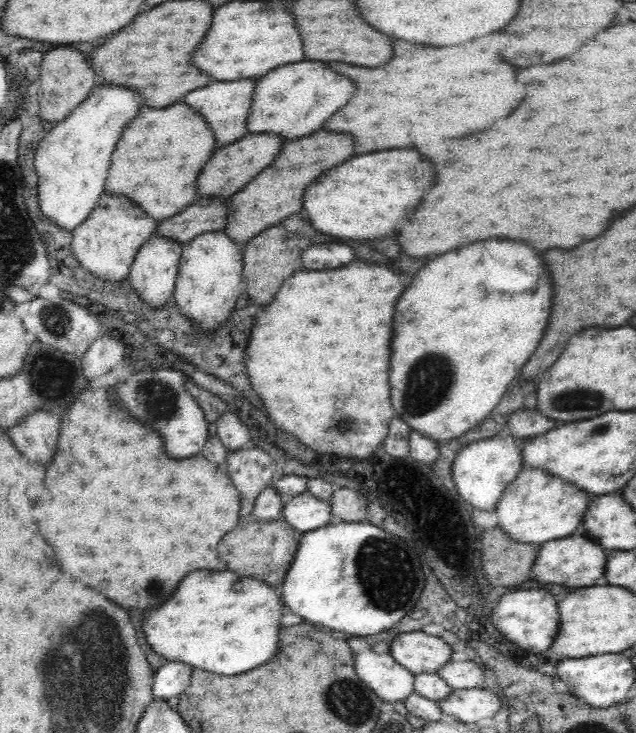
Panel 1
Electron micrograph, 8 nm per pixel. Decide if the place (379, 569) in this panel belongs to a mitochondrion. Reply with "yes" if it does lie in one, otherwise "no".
yes

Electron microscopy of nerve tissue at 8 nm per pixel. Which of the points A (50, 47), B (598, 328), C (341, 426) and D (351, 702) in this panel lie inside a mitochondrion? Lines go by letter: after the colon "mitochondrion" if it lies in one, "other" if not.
A: other
B: other
C: mitochondrion
D: mitochondrion

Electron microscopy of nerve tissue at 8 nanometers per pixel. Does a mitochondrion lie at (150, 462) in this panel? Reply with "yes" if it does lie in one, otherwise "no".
no

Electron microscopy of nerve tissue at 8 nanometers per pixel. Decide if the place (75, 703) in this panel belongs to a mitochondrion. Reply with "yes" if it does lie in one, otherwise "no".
yes

